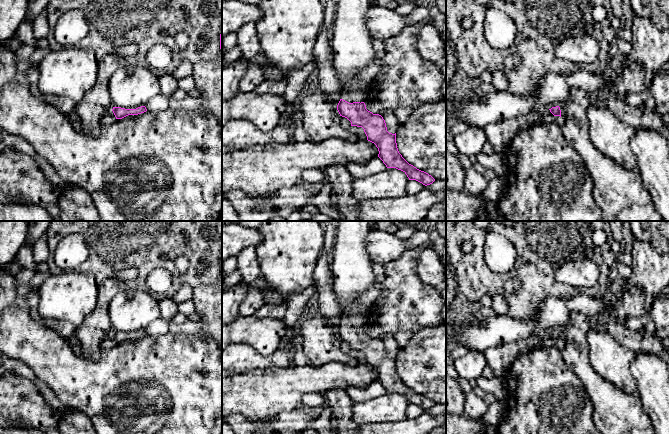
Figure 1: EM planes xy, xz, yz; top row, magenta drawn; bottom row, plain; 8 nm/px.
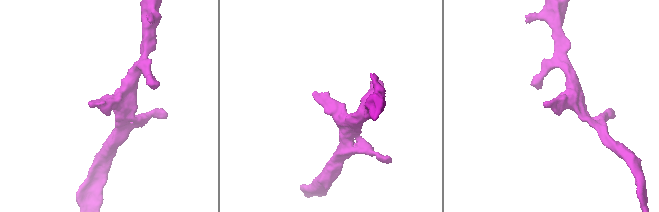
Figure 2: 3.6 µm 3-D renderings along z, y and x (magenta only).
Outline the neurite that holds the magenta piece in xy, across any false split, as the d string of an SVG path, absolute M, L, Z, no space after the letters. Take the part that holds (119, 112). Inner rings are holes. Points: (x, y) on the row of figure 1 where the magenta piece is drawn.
M145 106L138 107L136 109L125 109L121 107L113 107L112 109L116 119L122 119L128 115L138 115L147 111Z

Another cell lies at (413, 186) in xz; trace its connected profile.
M409 180L406 186L406 193L407 194L414 194L419 192L425 188L425 185L416 181L416 180Z

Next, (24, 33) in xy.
M25 18L15 32L15 39L19 40L23 45L31 45L35 48L38 48L37 41L33 33L33 23L34 18L27 19Z

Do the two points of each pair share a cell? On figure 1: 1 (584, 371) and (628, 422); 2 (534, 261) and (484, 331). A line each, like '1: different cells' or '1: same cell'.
1: same cell
2: different cells

